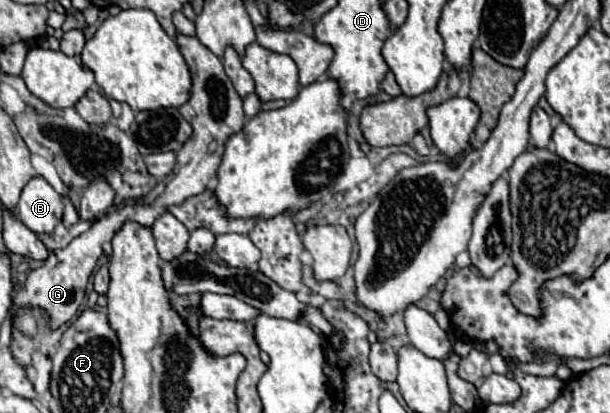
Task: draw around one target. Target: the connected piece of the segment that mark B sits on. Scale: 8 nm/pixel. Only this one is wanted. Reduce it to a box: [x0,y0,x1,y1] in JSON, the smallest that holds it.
[17,176,63,234]

